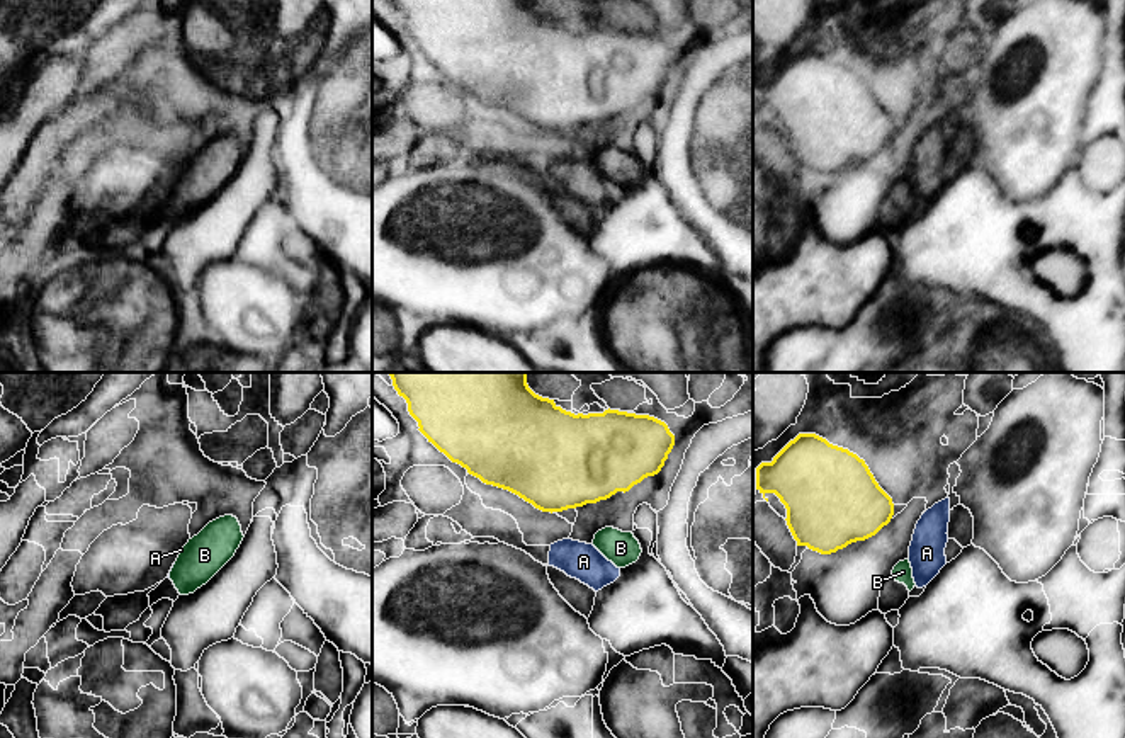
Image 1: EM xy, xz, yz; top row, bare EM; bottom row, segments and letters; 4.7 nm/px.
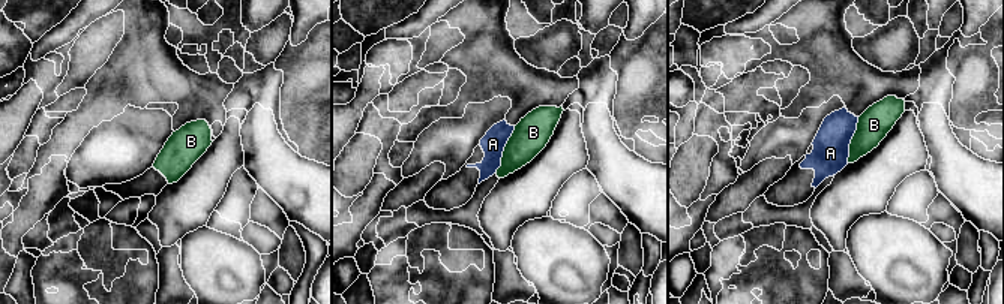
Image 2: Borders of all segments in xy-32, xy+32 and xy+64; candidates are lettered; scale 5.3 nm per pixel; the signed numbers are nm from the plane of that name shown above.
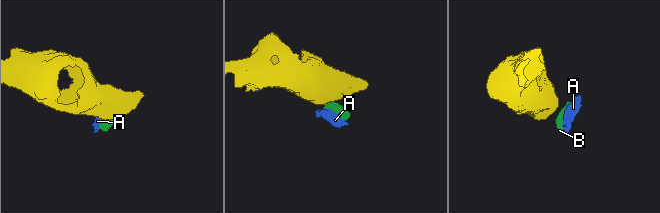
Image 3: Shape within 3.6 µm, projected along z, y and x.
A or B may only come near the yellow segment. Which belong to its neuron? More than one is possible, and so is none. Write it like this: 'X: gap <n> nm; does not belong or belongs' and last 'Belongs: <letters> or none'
A: gap 120 nm; does not belong
B: gap 130 nm; does not belong
Belongs: none

